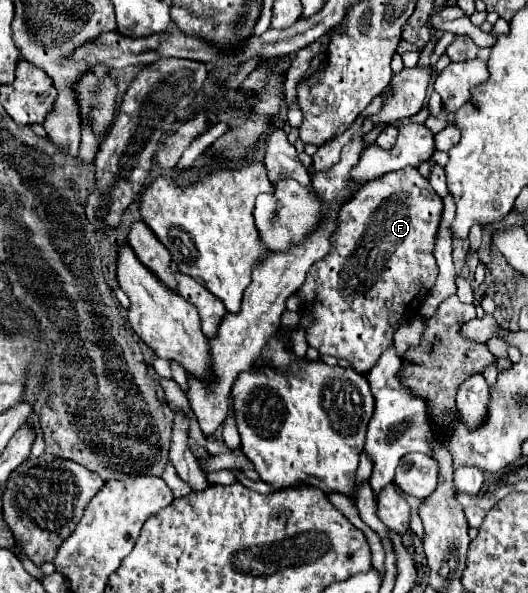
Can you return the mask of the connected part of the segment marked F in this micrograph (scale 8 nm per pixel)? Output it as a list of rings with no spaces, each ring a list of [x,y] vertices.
[[[416,168],[388,172],[380,176],[380,180],[372,180],[372,184],[364,184],[356,196],[340,208],[330,254],[312,264],[304,286],[298,290],[306,310],[314,316],[314,326],[306,330],[306,342],[316,348],[320,356],[330,354],[344,358],[356,372],[366,374],[380,354],[394,344],[392,336],[396,328],[418,314],[424,296],[438,278],[438,264],[432,250],[444,206],[428,184]]]

